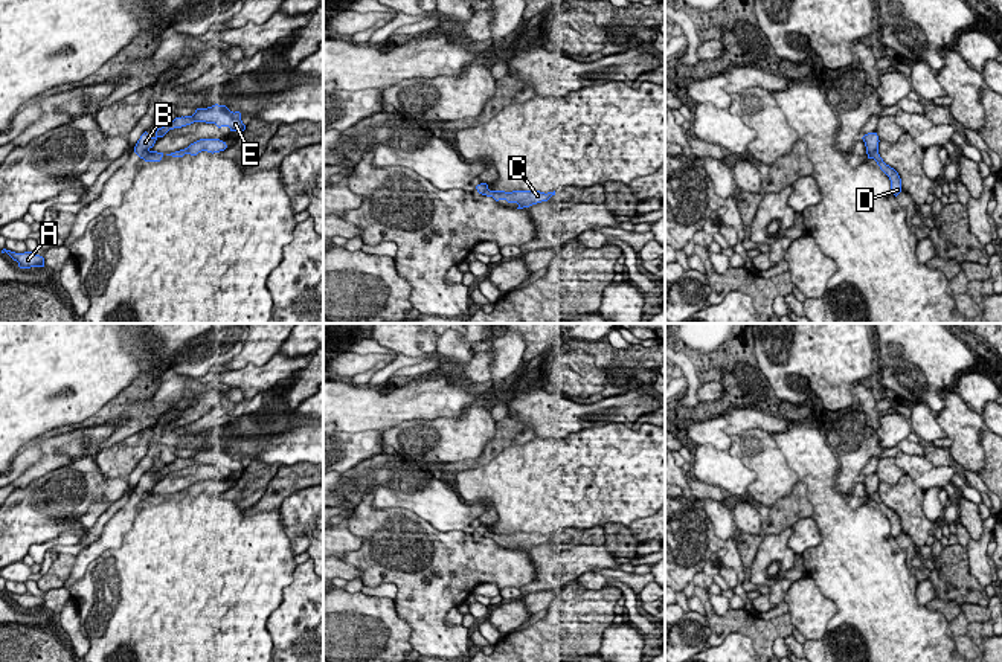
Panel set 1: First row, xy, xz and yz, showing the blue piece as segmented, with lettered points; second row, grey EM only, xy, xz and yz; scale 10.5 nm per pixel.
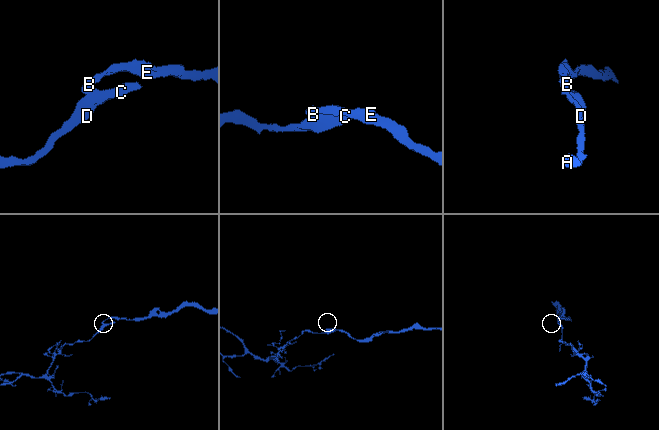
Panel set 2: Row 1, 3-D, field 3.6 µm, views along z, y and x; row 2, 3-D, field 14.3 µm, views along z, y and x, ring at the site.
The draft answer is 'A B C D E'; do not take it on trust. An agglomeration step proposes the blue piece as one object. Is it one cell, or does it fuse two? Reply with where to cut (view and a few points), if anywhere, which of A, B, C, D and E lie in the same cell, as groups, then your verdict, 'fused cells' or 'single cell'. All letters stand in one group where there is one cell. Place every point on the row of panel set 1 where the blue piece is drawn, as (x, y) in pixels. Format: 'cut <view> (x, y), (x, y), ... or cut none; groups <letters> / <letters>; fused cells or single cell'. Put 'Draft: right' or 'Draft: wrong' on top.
Draft: wrong
cut xy (148, 148), (141, 157); groups A C D / B E; fused cells

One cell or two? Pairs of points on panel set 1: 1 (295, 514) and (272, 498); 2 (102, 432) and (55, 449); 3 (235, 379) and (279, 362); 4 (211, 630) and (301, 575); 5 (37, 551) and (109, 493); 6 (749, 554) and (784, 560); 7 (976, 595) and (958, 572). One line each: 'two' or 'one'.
1: two
2: one
3: one
4: two
5: two
6: two
7: one

